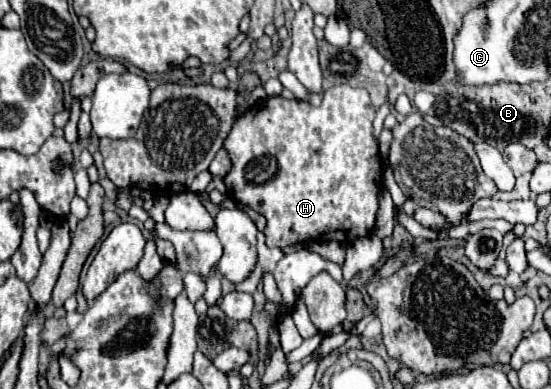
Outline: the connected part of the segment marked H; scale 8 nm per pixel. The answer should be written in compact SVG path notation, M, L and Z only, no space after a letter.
M341 84L323 92L323 104L319 108L303 100L275 96L265 98L235 120L223 144L233 160L233 168L223 180L227 194L235 202L257 210L267 218L265 242L269 248L287 248L313 238L349 244L351 240L373 232L379 192L383 188L383 166L371 128L373 118L375 108L367 90Z

